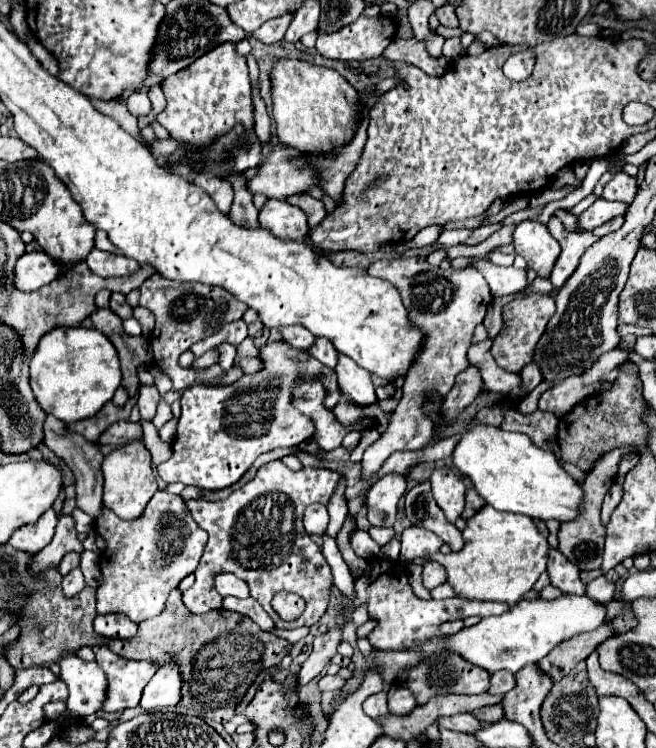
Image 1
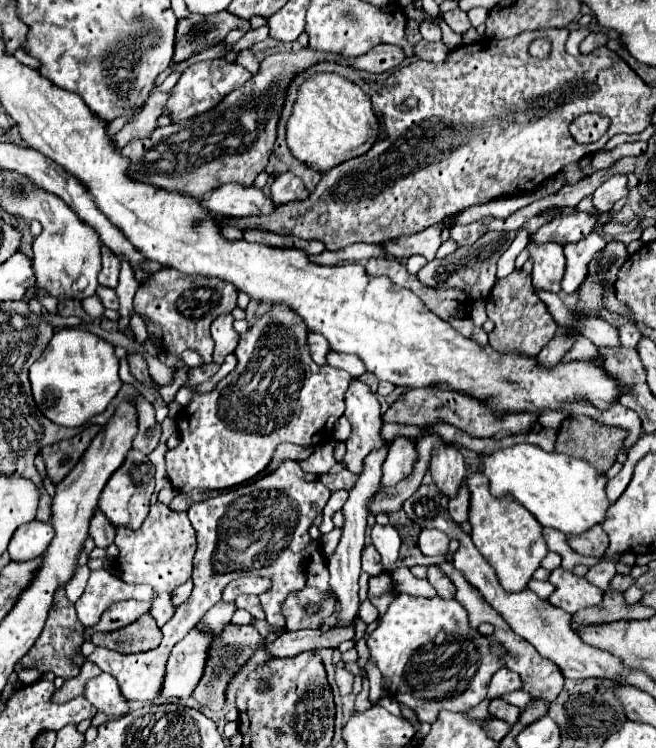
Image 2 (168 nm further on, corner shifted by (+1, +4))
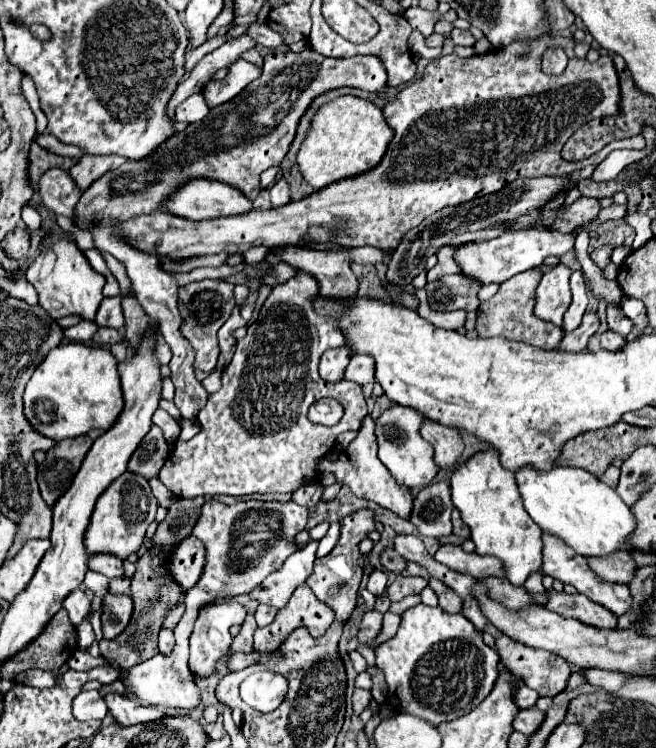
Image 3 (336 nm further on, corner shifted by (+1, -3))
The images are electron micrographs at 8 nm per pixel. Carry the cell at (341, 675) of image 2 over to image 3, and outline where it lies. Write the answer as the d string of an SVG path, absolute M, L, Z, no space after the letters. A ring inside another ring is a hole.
M356 688L353 693L353 709L364 709L364 705L370 705L370 700L372 698L371 692L369 690L364 690L362 688Z

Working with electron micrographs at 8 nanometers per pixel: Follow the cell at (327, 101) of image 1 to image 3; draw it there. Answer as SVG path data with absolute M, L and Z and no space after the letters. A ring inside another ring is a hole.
M342 95L324 103L314 113L308 135L298 149L296 163L300 167L302 177L314 189L322 189L332 181L364 173L372 169L372 165L378 165L390 139L392 129L388 127L382 111L374 103L354 95Z

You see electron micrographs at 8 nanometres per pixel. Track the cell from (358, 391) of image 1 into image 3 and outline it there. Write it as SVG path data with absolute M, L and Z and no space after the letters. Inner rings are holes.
M370 415L364 417L362 421L362 427L356 435L356 439L340 453L340 457L336 461L330 461L330 459L320 459L318 461L318 469L320 473L328 471L336 477L338 483L342 485L348 485L352 489L354 495L358 497L364 497L364 499L370 499L374 501L376 505L384 507L384 509L390 509L394 511L396 515L408 519L408 513L412 509L412 495L408 491L408 487L402 487L402 485L396 485L394 477L390 475L390 471L386 469L386 465L378 459L376 455L376 449L378 449L378 441L376 441L376 435L374 435L374 429L376 429L376 423Z

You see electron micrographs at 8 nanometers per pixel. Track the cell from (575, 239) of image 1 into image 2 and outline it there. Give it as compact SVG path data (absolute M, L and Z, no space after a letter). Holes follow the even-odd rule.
M600 232L588 234L588 240L580 240L564 246L566 254L566 274L562 278L562 290L566 294L576 294L588 276L588 262L606 246L606 240Z

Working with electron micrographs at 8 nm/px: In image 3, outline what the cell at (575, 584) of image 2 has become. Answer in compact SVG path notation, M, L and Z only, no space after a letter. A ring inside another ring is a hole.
M546 591L546 609L564 615L564 617L572 617L578 619L586 625L594 625L594 627L602 627L602 629L612 629L616 627L616 615L608 609L604 609L602 605L594 603L592 599L588 599L582 593L564 593L564 591Z

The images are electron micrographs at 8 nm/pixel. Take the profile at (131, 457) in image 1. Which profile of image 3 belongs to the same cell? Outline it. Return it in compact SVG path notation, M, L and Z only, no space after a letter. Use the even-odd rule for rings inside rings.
M126 471L120 475L96 501L92 521L88 525L88 533L84 535L84 543L88 553L112 553L120 559L126 559L126 555L136 553L144 541L148 525L154 521L156 515L156 497L150 489L150 483L146 477Z

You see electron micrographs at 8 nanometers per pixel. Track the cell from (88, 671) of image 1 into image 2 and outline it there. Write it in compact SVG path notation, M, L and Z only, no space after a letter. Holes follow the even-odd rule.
M100 674L98 678L90 680L84 688L84 696L92 706L98 708L98 712L104 712L112 718L124 716L130 710L128 700L120 694L116 678L110 674Z

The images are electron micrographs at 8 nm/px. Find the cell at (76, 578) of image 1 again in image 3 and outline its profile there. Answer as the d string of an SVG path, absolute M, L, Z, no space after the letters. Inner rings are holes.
M76 589L74 593L70 593L64 599L64 609L70 613L72 625L78 625L82 621L82 617L90 611L90 607L92 607L92 603L88 601L88 597L84 595L82 589Z

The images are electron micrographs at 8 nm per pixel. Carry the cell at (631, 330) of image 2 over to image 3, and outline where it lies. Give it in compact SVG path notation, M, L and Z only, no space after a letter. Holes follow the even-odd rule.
M616 305L608 307L608 327L614 333L620 333L622 337L626 337L632 331L632 323L630 319L622 313L622 309L618 309Z

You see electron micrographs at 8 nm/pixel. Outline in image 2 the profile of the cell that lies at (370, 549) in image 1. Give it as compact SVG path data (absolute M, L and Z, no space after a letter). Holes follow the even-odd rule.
M366 546L362 550L362 570L368 574L368 576L380 576L384 572L384 566L380 562L380 554L374 546Z

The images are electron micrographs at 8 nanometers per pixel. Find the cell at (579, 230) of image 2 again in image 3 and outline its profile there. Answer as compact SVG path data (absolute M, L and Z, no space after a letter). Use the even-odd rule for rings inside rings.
M534 229L534 231L520 231L520 233L506 233L490 241L476 241L460 247L456 251L456 261L462 267L462 273L468 277L476 277L482 285L488 283L502 283L508 277L522 273L526 269L542 265L542 261L550 255L562 257L564 253L574 249L574 235L548 231L548 229Z

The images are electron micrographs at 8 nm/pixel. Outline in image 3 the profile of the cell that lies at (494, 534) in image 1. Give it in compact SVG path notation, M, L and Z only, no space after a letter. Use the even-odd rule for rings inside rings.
M496 451L478 453L454 469L450 487L452 503L472 531L476 553L500 559L506 579L514 587L522 587L530 573L542 567L542 533L538 525L532 525L532 519L520 505L520 493L516 481L512 481L512 471L506 471L500 461L496 461Z

